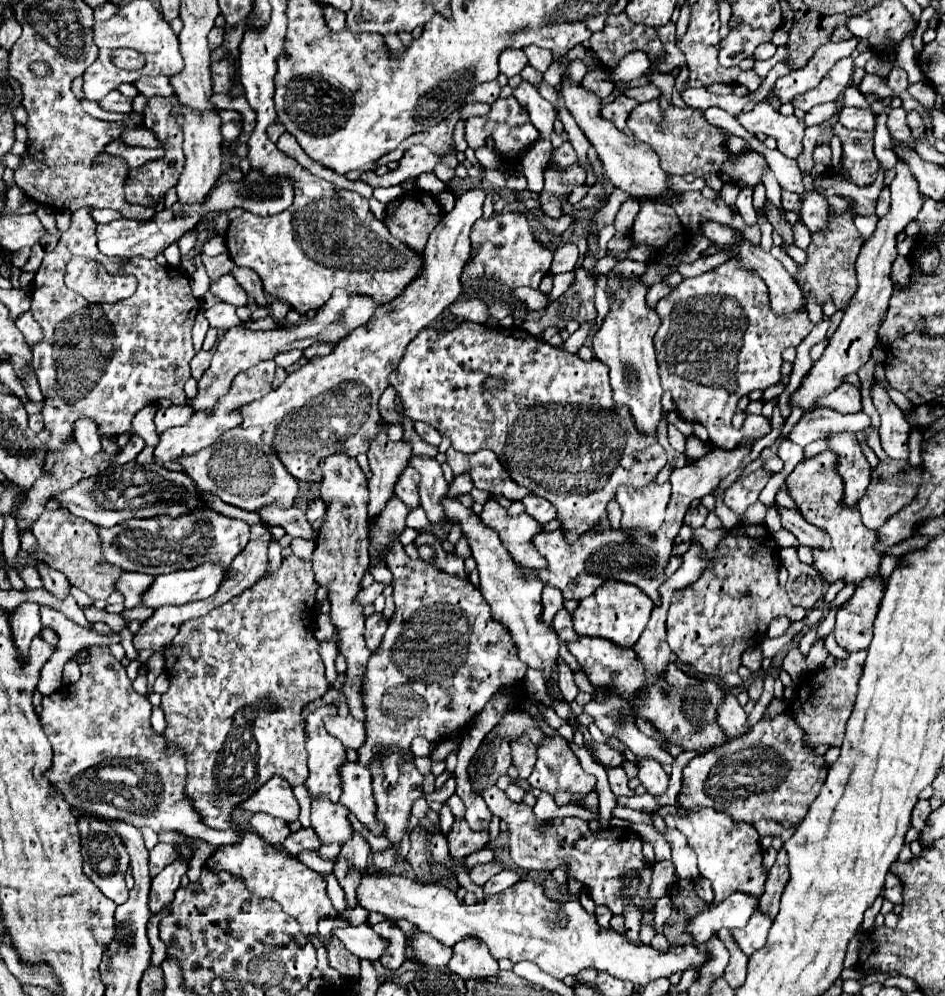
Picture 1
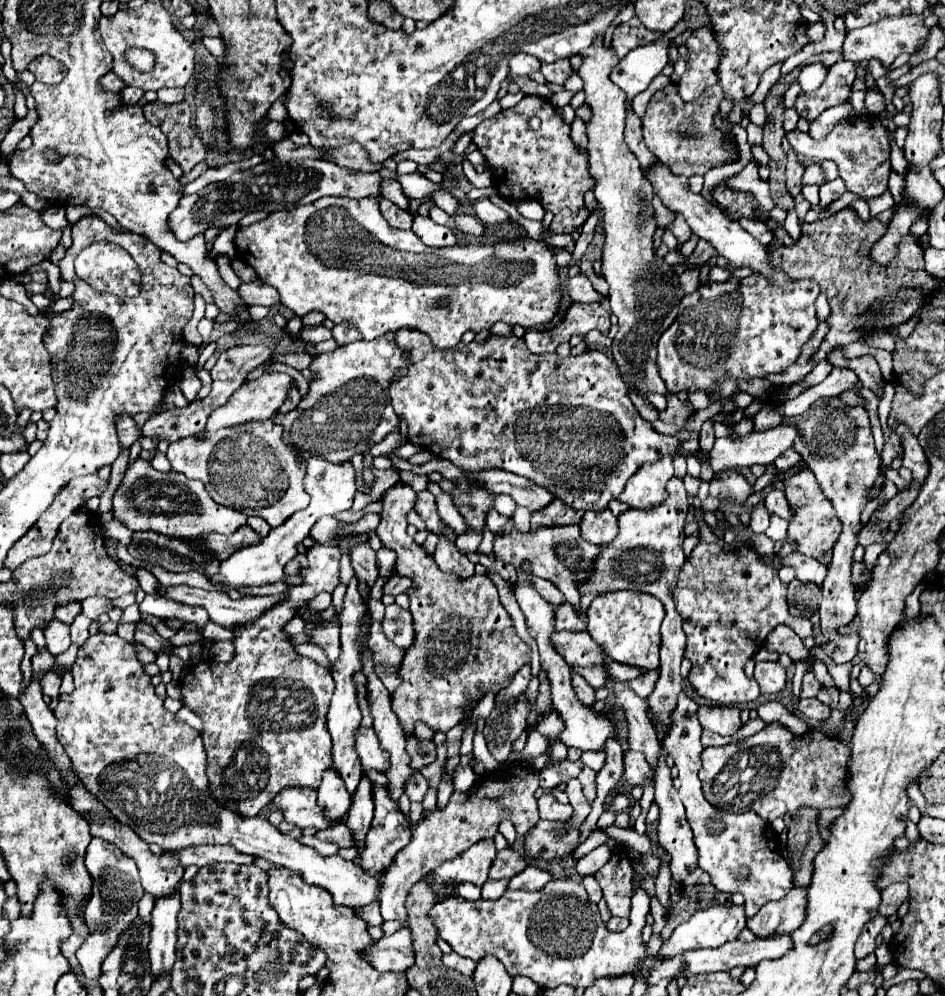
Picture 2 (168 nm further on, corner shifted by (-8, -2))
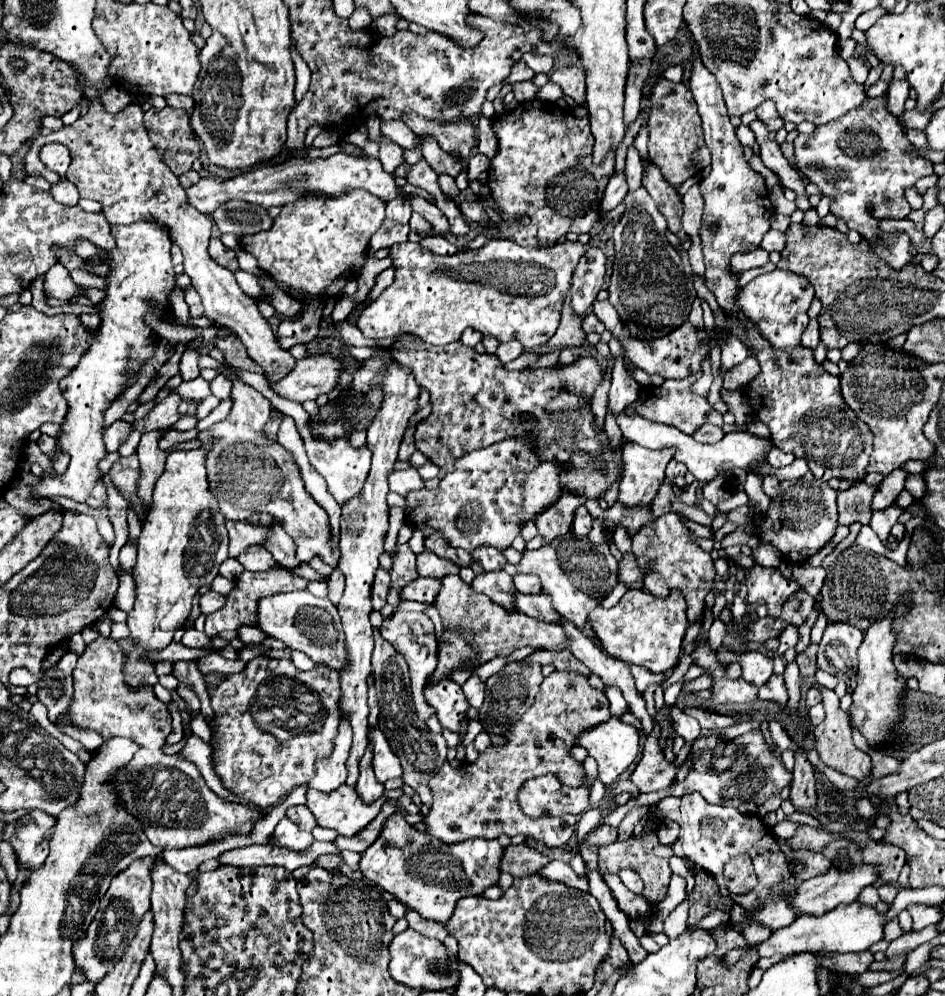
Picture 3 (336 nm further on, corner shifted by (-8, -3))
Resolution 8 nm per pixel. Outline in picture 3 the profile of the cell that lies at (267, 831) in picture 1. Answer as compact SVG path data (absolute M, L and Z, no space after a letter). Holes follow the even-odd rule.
M292 806L286 811L286 816L295 822L301 830L312 831L315 828L315 820L313 814L305 808L305 806Z

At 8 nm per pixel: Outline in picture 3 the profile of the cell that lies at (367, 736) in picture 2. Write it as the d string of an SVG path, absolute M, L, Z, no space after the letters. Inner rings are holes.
M373 728L369 732L369 742L373 750L373 772L381 784L385 784L389 778L401 776L401 764L397 756L393 756L393 750L389 748L389 742L385 740L385 734L379 728Z

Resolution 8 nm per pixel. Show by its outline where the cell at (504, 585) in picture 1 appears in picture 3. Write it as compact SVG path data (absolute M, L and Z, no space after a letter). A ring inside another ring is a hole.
M609 718L579 734L579 744L599 764L599 778L603 784L611 784L637 756L639 730Z

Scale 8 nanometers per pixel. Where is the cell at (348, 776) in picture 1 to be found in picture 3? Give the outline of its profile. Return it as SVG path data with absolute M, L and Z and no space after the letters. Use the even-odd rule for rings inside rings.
M395 812L387 818L379 838L361 854L359 870L369 880L391 892L411 910L427 920L445 922L453 914L455 902L465 896L479 896L485 888L495 886L499 878L501 844L497 840L465 840L465 844L441 844L417 832L405 818Z

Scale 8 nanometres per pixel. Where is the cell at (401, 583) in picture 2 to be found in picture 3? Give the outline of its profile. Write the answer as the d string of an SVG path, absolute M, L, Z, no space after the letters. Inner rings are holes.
M417 578L409 582L405 588L401 588L399 596L403 600L413 600L413 602L425 602L431 604L437 596L437 588L441 588L441 582L437 578Z

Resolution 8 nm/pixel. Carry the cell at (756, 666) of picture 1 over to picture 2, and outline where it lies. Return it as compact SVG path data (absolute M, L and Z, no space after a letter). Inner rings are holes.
M761 661L755 665L755 679L763 695L775 695L787 685L787 671L775 661Z

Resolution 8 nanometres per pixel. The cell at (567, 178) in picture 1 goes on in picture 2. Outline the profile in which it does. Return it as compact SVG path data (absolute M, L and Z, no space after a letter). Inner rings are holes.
M525 95L515 107L485 119L473 131L473 143L477 143L485 157L499 195L509 201L537 199L543 209L553 213L553 221L549 225L551 233L573 233L583 227L589 217L589 209L583 199L585 193L593 189L593 179L587 171L587 151L577 147L569 133L571 127L563 121L561 111L551 105L549 99L535 95ZM531 117L541 119L539 131L529 127Z

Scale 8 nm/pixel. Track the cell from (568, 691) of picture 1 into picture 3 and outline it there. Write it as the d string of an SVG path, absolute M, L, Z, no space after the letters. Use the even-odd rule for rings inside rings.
M553 672L543 678L541 690L535 696L533 706L521 716L507 736L505 746L491 746L479 754L477 762L453 768L445 762L437 774L431 776L429 788L433 792L433 806L423 818L425 832L445 844L465 842L469 838L493 840L499 834L533 836L549 848L565 846L575 832L579 816L563 814L560 817L527 818L517 804L523 780L557 772L565 784L581 784L583 764L569 758L569 748L577 746L577 732L609 720L609 700L605 692L589 686L587 678L577 672ZM539 766L539 768L537 768Z

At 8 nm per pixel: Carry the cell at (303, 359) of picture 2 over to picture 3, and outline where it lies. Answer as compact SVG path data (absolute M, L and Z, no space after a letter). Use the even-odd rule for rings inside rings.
M233 334L221 336L215 340L215 346L225 352L227 364L241 368L241 370L249 370L249 372L264 373L263 369L247 356L245 346L241 344L241 340L237 340L237 336L233 336Z

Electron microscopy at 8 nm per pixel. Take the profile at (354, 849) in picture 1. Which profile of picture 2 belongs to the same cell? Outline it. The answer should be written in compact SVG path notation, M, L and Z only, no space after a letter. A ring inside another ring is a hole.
M363 775L357 791L353 793L351 799L351 809L349 815L345 819L345 825L349 829L353 829L353 837L357 841L357 851L363 849L365 845L365 835L371 827L371 819L373 819L373 783L369 781L367 775Z

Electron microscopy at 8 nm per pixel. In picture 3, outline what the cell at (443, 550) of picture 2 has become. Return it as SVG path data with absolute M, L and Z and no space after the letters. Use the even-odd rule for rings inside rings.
M461 576L441 578L441 590L435 604L441 612L443 624L449 630L459 630L469 636L469 644L473 644L481 664L495 656L509 656L513 650L523 646L539 650L565 650L569 646L569 638L559 624L541 624L539 620L533 620L521 612L505 612L505 608L493 604L487 596L477 594L467 582L461 580Z

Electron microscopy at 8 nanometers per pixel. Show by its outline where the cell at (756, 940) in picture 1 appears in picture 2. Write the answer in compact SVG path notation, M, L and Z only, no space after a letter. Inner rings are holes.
M793 887L785 899L767 903L753 919L749 919L747 927L757 937L793 933L805 921L805 891L807 887Z

